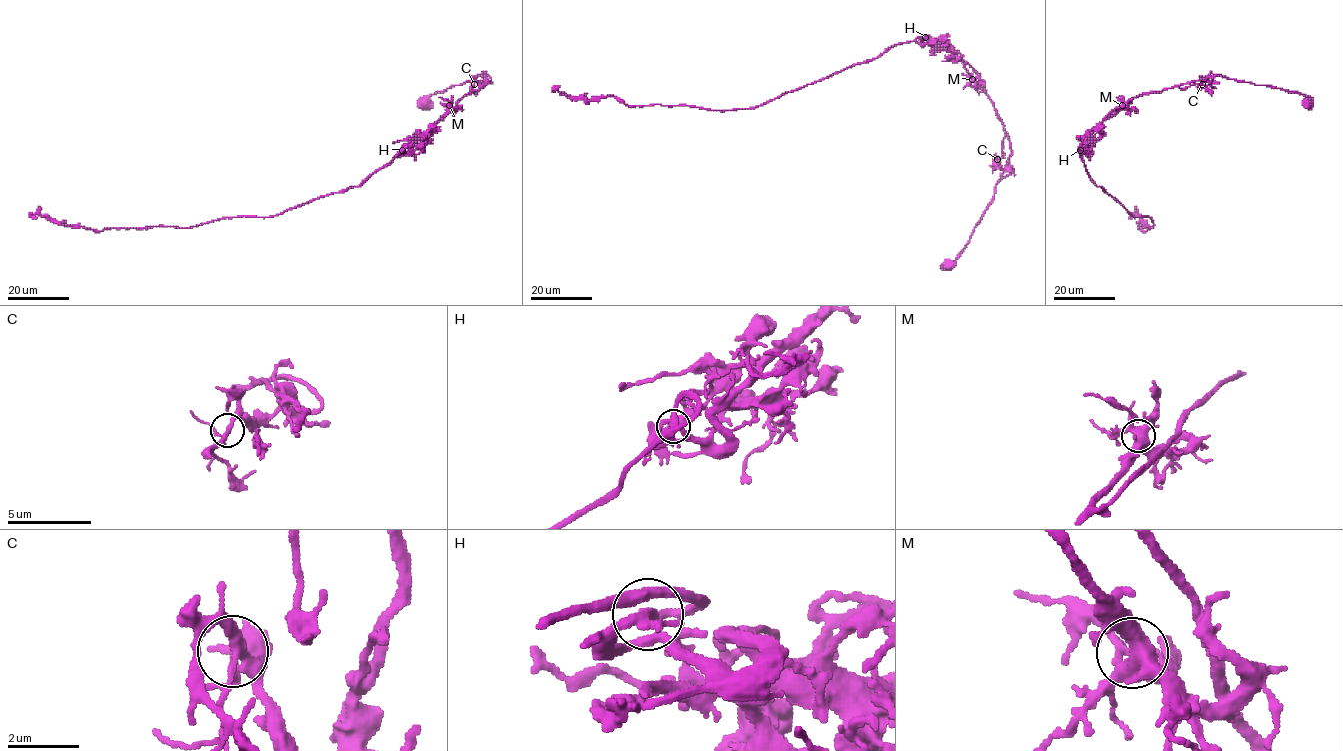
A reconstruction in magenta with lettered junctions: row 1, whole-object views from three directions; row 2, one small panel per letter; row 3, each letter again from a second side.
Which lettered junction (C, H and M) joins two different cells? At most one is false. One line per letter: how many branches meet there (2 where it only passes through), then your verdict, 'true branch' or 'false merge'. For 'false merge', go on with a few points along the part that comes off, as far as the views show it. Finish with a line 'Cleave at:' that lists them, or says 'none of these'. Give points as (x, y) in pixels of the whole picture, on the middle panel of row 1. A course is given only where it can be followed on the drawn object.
C: branches 3; true branch
H: branches 4; true branch
M: branches 6; true branch
Cleave at: none of these

